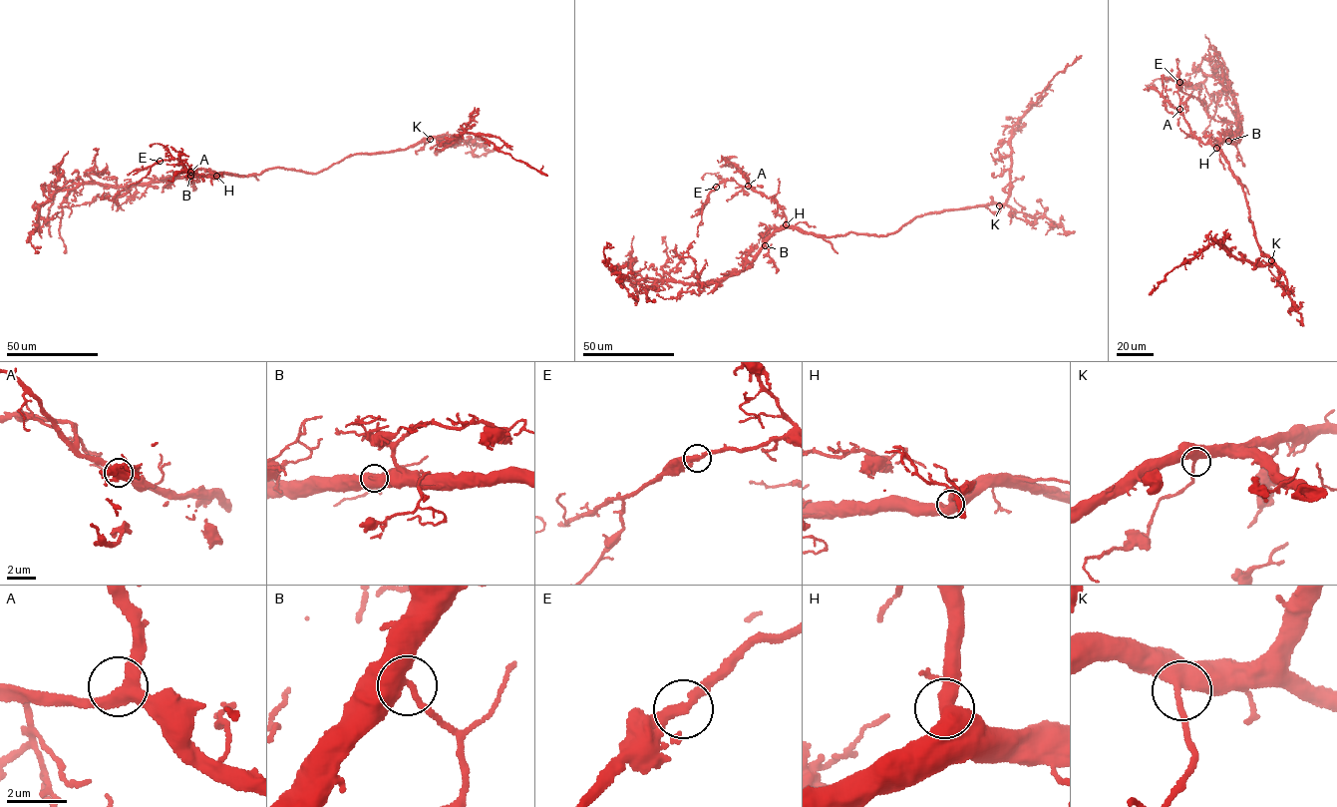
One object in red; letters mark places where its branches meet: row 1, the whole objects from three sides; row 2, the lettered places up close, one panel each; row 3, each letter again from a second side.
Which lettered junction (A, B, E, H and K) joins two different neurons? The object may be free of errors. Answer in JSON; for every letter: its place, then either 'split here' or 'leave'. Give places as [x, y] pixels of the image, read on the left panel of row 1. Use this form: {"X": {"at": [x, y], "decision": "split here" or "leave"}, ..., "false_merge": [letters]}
{"A": {"at": [190, 172], "decision": "leave"}, "B": {"at": [190, 176], "decision": "leave"}, "E": {"at": [160, 161], "decision": "leave"}, "H": {"at": [216, 176], "decision": "leave"}, "K": {"at": [430, 139], "decision": "leave"}, "false_merge": []}

